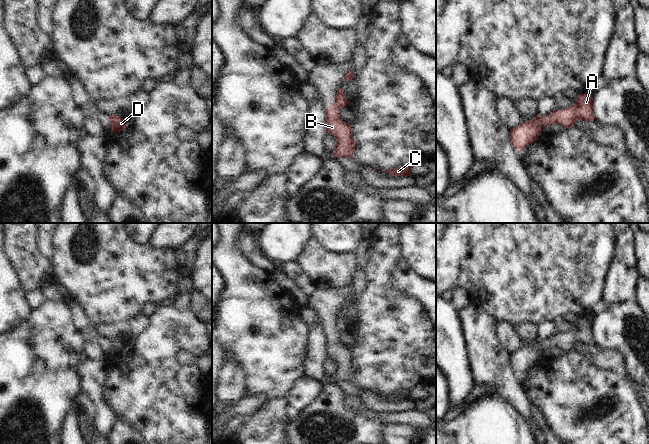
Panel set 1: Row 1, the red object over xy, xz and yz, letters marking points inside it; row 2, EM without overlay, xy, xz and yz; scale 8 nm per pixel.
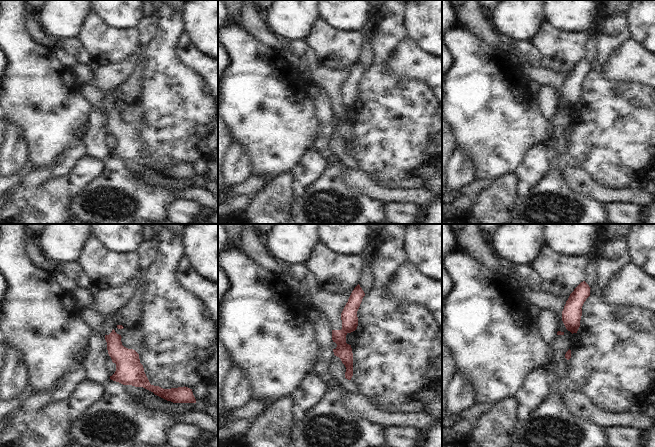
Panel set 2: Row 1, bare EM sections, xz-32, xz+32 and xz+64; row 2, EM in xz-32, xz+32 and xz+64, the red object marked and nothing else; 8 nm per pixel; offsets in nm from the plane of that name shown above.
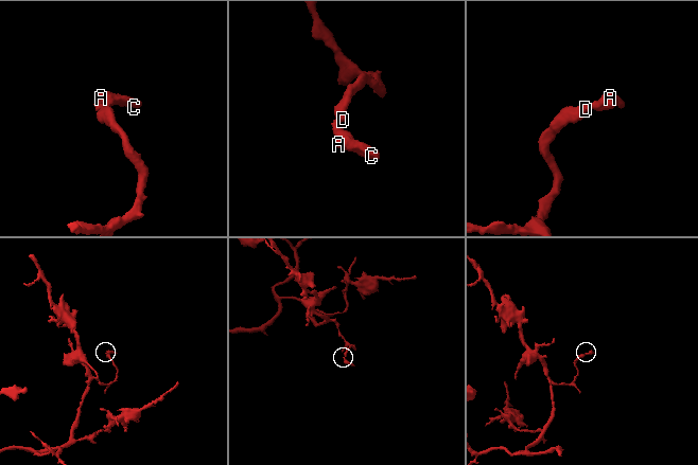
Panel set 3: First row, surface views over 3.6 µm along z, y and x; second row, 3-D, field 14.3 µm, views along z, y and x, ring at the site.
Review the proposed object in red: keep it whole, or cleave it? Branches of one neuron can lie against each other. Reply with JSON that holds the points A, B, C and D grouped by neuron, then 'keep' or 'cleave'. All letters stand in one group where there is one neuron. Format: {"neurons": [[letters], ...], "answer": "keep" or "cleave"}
{"neurons": [["A", "B", "C"], ["D"]], "answer": "cleave"}

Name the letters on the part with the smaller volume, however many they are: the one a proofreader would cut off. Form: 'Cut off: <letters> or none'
Cut off: A, B, C.

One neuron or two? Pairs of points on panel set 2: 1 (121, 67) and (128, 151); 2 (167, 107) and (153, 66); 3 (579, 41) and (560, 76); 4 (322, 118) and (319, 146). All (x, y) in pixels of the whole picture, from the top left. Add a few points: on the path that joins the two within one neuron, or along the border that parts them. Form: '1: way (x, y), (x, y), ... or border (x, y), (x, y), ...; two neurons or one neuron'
1: way (108, 88), (109, 108), (115, 125), (120, 130); one neuron
2: way (167, 97), (166, 80), (163, 76); one neuron
3: border (542, 64), (555, 70), (568, 72); two neurons
4: way (322, 125), (321, 139); one neuron

